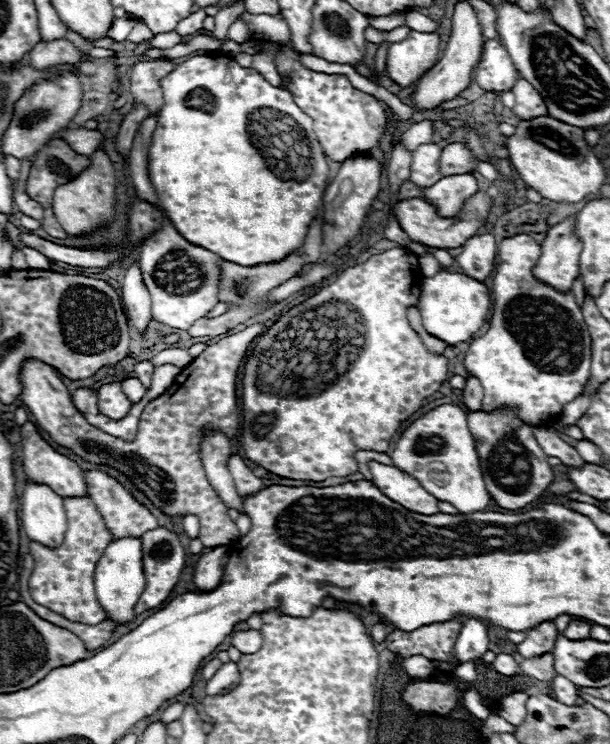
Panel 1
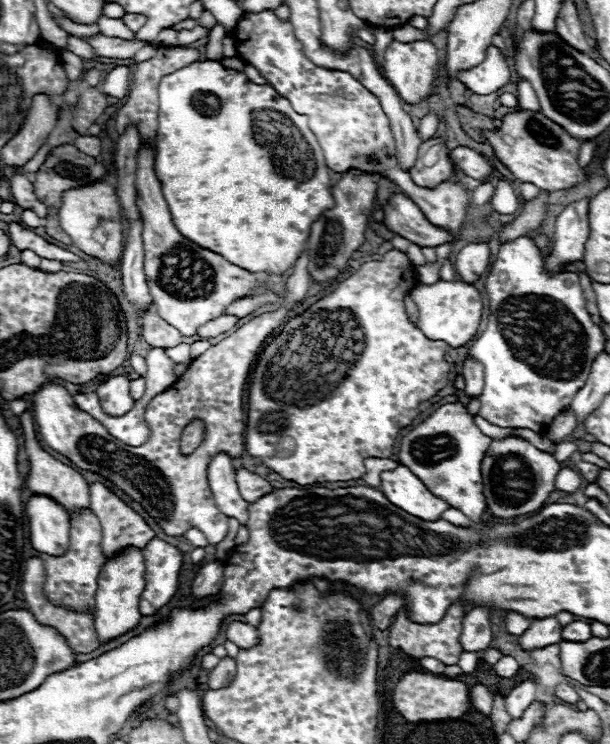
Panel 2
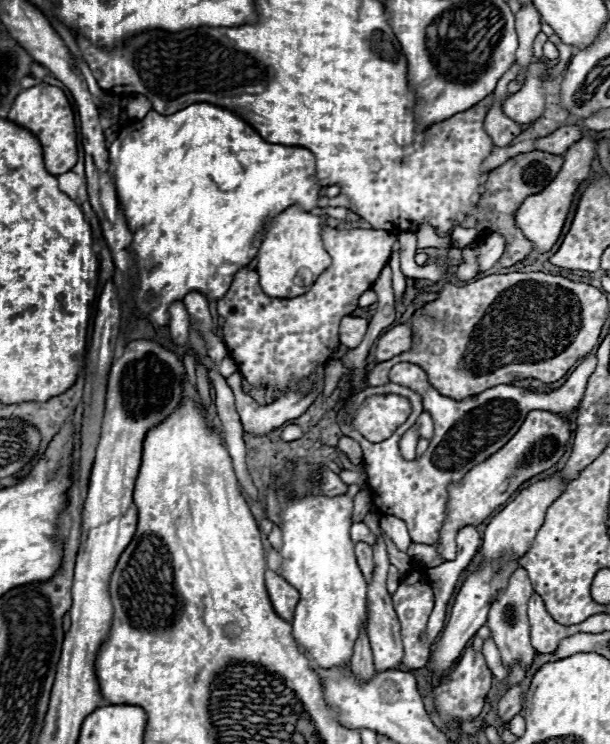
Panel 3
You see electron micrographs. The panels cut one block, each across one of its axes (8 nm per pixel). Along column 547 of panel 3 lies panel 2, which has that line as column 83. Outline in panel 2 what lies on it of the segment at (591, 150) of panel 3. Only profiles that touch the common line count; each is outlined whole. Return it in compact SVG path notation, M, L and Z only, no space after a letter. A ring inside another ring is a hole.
M96 182L92 186L72 188L64 192L58 218L60 218L62 230L72 238L74 246L78 246L88 256L94 256L106 264L120 268L124 234L122 234L123 226L120 222L118 196L114 188L110 188L106 182Z

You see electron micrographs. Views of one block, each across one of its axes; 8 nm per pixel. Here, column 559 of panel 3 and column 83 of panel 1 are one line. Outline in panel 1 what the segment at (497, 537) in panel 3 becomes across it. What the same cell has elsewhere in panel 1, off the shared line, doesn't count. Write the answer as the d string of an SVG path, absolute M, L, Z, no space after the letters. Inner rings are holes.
M32 422L22 424L20 434L22 434L22 450L24 450L24 472L26 472L26 478L30 482L46 484L48 488L52 488L62 498L72 498L72 496L84 496L86 494L84 472L74 460L58 454L46 440L42 440L42 436L38 434L38 430Z

